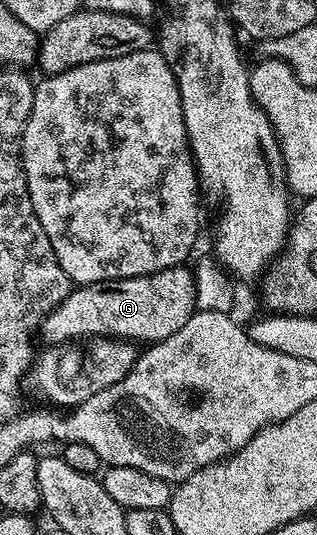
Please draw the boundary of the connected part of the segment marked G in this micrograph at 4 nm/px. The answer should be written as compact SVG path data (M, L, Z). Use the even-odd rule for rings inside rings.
M185 266L164 268L146 276L74 287L60 306L45 315L39 336L49 344L97 336L93 338L128 340L138 346L148 346L175 334L175 330L193 316L196 308L192 271Z

